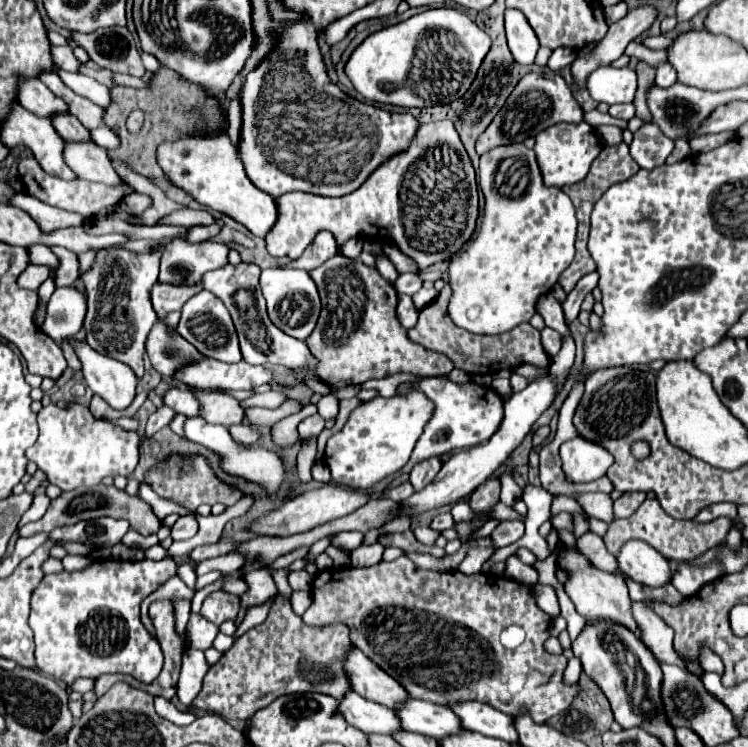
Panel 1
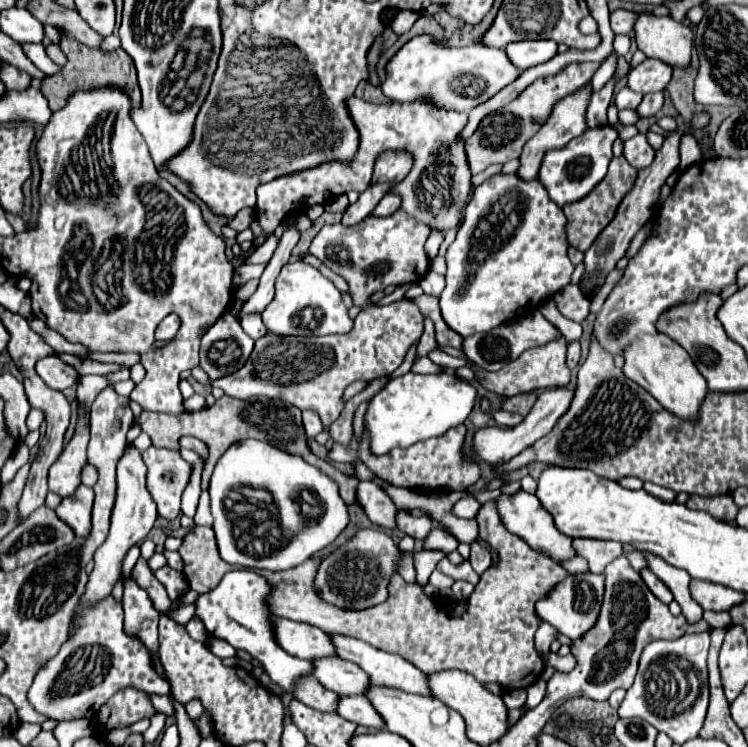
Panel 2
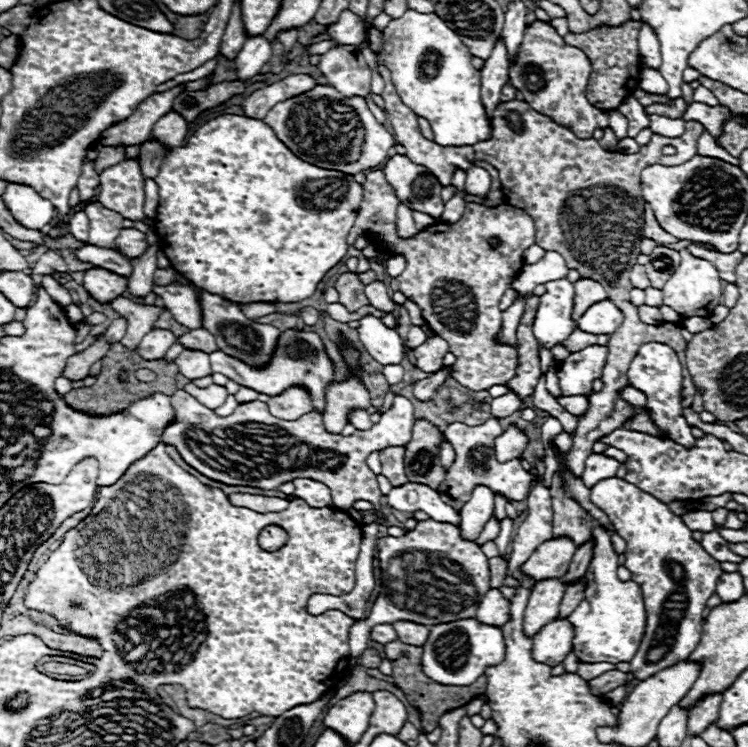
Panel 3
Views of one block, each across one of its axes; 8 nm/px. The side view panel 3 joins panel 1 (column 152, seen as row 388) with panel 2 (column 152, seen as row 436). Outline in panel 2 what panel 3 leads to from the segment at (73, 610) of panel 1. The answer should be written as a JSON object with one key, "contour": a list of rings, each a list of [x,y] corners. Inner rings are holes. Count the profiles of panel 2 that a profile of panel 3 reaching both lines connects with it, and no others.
{"contour":[[[108,596],[98,606],[80,614],[76,634],[66,640],[60,652],[36,674],[28,690],[28,702],[38,714],[56,722],[92,718],[112,694],[126,686],[146,690],[148,694],[170,694],[170,684],[154,672],[144,644],[124,632],[122,604]]]}

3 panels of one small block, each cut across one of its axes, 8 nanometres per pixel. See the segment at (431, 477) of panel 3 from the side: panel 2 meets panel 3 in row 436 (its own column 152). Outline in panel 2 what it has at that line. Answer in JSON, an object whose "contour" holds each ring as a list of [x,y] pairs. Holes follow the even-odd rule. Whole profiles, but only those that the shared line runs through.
{"contour":[[[222,396],[220,400],[216,400],[216,404],[212,408],[204,408],[200,412],[162,414],[162,412],[144,410],[138,418],[134,418],[134,424],[138,424],[142,428],[142,432],[146,432],[152,438],[152,444],[156,448],[178,450],[180,448],[178,440],[182,436],[194,436],[194,438],[204,440],[208,444],[208,448],[210,448],[210,456],[204,462],[204,470],[202,470],[202,490],[208,490],[212,470],[214,470],[218,458],[228,450],[228,446],[232,446],[234,442],[246,440],[246,438],[256,438],[256,440],[270,442],[272,446],[278,446],[280,450],[286,450],[288,454],[302,456],[306,462],[320,468],[324,474],[328,474],[338,484],[340,496],[344,498],[346,504],[356,502],[354,492],[356,492],[358,480],[350,478],[350,476],[344,476],[340,470],[336,470],[328,462],[320,460],[316,454],[312,454],[312,450],[308,448],[308,440],[306,440],[306,432],[304,432],[304,426],[302,426],[300,410],[296,406],[292,406],[292,404],[288,404],[288,402],[282,402],[282,400],[276,400],[276,398],[266,398],[266,396],[254,396],[254,398],[248,398],[248,400]]]}

